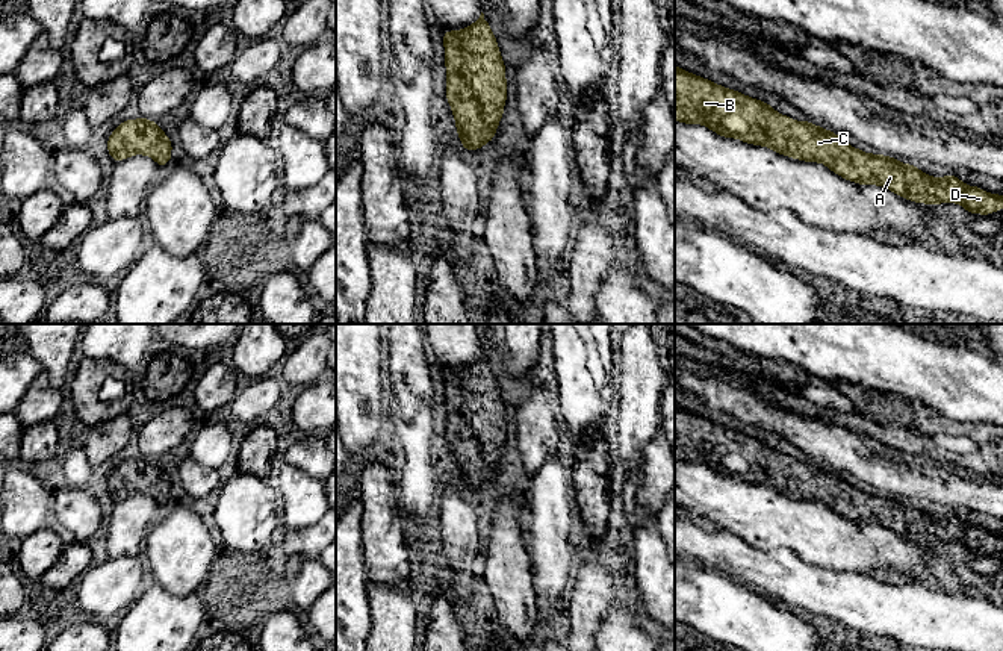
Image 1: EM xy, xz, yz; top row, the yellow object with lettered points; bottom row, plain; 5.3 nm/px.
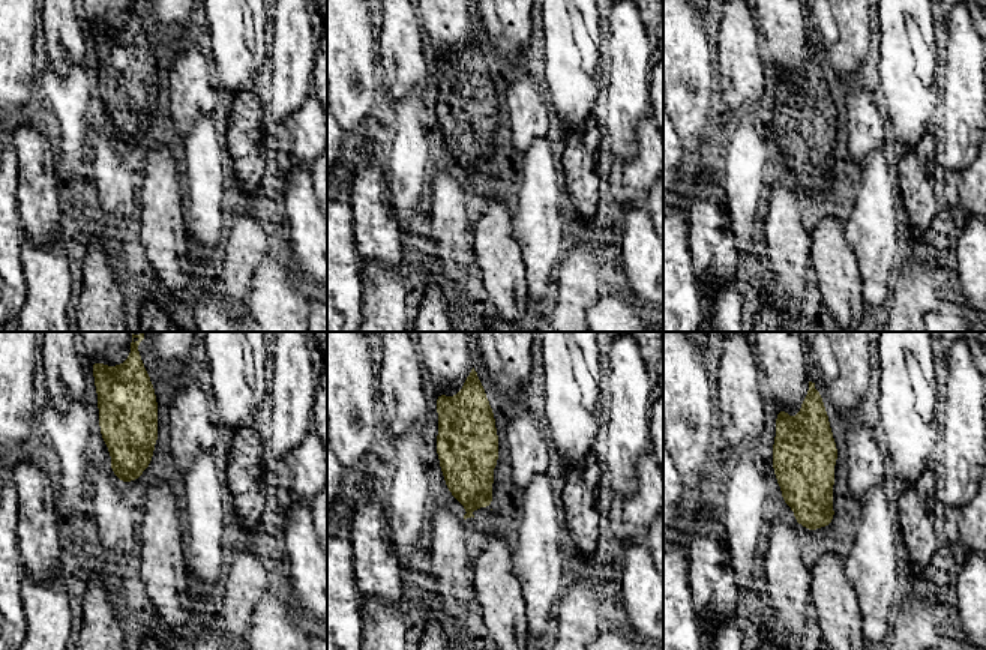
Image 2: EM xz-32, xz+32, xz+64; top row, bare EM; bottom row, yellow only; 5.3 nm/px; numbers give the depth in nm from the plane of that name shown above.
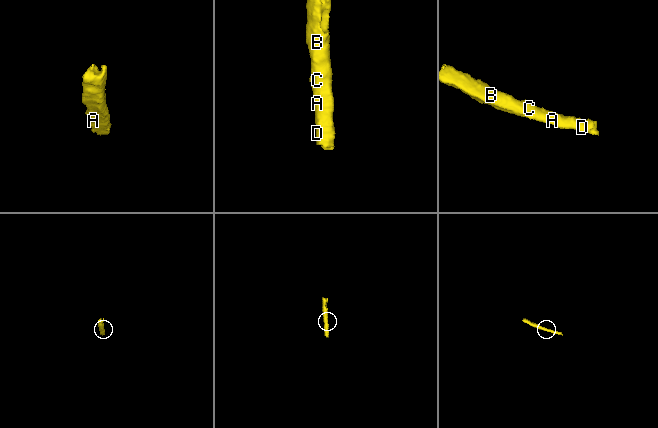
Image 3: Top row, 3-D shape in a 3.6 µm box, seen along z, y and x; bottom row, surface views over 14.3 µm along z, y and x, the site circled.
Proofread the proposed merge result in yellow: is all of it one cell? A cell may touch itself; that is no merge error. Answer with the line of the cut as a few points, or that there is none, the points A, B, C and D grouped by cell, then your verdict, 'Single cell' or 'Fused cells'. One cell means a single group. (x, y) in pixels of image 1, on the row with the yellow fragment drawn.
No split. Groups: A B C D. Single cell

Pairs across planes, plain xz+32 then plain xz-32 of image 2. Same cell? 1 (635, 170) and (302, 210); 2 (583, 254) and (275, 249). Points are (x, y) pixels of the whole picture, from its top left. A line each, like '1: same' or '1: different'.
1: different
2: different

